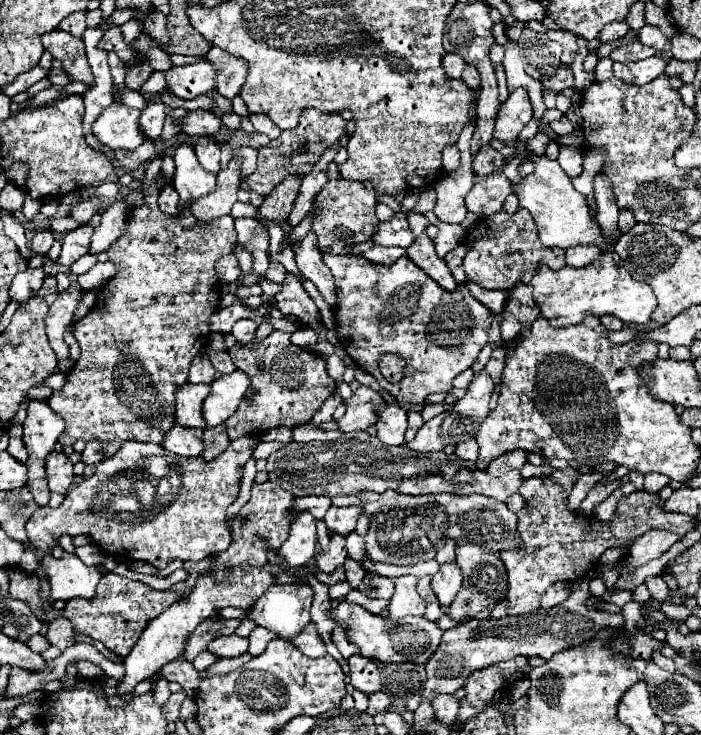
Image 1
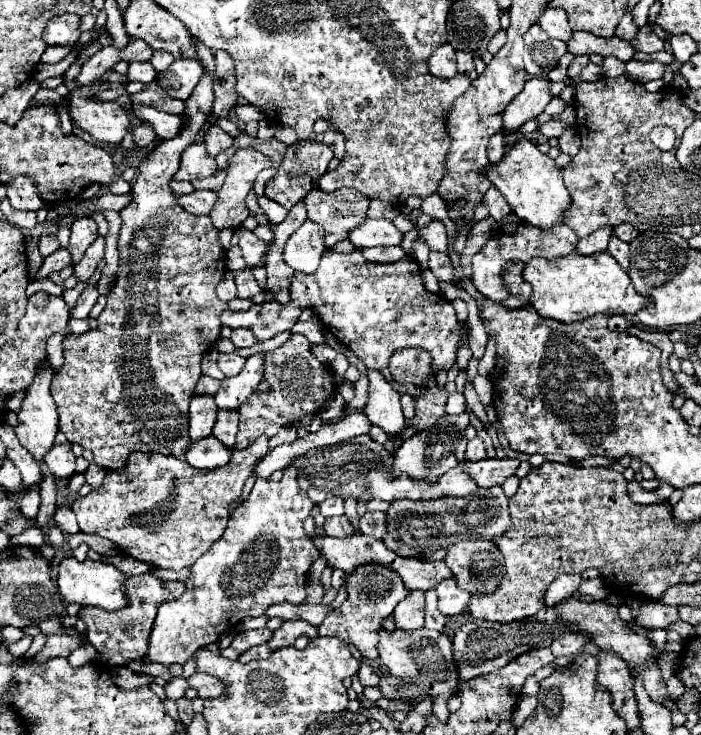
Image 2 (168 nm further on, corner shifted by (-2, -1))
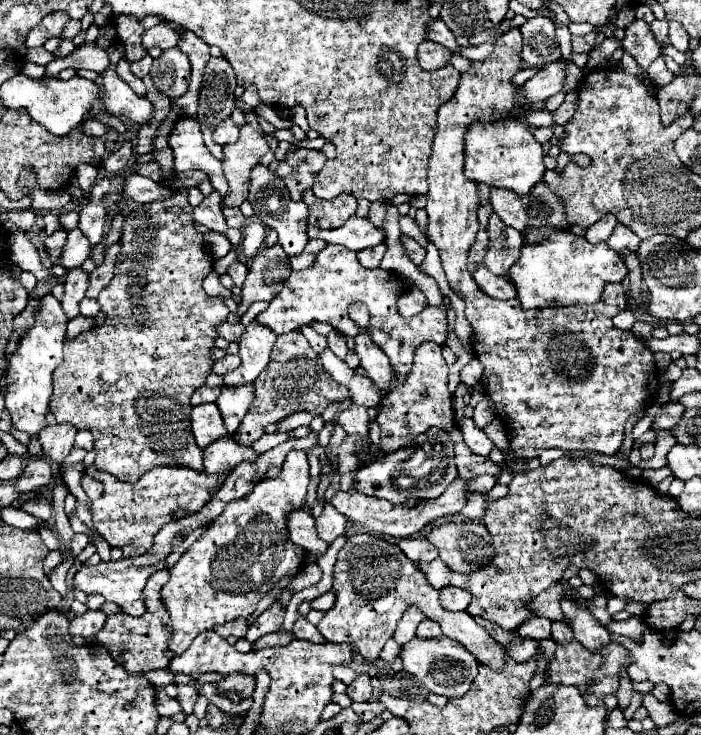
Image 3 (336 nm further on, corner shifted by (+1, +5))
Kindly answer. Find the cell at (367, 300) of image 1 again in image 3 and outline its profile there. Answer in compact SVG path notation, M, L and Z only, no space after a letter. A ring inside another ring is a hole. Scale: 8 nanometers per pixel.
M327 245L323 251L317 253L311 267L301 271L291 271L279 295L269 303L269 307L263 313L255 315L253 321L269 327L275 335L295 331L297 327L307 325L311 321L321 321L321 323L329 323L335 331L355 339L361 333L361 329L349 317L349 305L365 303L371 315L365 333L391 359L391 367L397 375L409 375L415 347L419 347L425 341L437 345L443 345L447 341L447 319L445 319L447 311L445 307L425 305L421 313L417 313L411 319L405 319L399 315L395 307L401 295L403 295L403 281L393 271L381 267L363 269L355 257L355 251L343 245Z

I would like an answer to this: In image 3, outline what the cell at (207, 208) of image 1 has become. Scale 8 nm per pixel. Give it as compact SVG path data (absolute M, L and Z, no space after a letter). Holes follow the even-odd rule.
M245 125L235 143L223 147L223 173L229 183L229 193L223 197L223 207L239 207L247 201L251 169L269 151L267 141L259 129Z

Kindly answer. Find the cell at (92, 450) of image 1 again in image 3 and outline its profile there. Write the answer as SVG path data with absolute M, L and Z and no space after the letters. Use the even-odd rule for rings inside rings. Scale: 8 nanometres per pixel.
M89 473L81 475L81 487L83 487L83 491L87 493L89 499L97 499L99 493L103 493L103 483L99 479L91 477Z

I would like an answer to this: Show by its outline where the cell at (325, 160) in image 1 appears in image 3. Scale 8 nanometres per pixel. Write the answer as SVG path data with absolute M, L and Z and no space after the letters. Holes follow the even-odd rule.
M275 243L273 247L263 247L253 257L253 265L243 283L241 289L243 303L239 305L239 313L229 315L227 321L237 323L239 315L243 315L249 309L249 305L255 301L271 301L279 293L279 287L283 287L283 283L287 281L289 273L291 273L291 265L283 247L279 243Z

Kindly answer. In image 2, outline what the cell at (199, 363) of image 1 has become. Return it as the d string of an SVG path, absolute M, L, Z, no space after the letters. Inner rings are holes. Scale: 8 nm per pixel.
M202 375L200 381L198 381L198 385L196 385L194 395L214 395L218 389L220 389L220 381Z

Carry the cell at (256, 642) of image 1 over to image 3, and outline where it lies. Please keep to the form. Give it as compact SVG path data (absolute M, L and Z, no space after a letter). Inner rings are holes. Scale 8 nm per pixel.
M299 617L297 623L293 625L293 635L297 639L307 639L307 641L313 641L313 643L325 643L323 635L317 631L315 625L311 625L305 617Z

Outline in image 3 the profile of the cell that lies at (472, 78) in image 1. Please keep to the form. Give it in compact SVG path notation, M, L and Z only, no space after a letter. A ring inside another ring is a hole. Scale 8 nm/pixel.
M433 21L433 23L431 23L429 33L427 33L427 39L445 45L453 55L461 55L461 53L459 53L459 47L461 47L461 45L457 43L455 35L449 31L449 27L447 27L443 21Z

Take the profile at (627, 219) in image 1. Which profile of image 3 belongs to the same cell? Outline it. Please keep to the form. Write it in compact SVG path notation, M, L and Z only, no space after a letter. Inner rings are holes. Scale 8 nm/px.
M617 225L615 231L611 233L611 237L607 239L607 245L615 251L625 251L625 249L631 249L631 251L637 251L641 239L629 229L629 227L623 227L623 225Z

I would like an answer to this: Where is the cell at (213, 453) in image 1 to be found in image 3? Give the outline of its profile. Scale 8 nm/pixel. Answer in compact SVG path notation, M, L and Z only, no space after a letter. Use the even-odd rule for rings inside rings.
M253 385L247 387L223 387L221 395L217 397L217 407L221 411L225 429L229 435L235 433L235 429L239 427L241 419L245 417L251 401L253 401Z

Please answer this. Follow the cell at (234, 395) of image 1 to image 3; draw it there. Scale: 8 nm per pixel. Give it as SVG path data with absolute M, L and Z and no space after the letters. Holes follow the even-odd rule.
M249 323L243 339L239 341L241 365L233 373L223 375L223 387L241 387L253 383L269 363L269 353L275 339L277 335L273 331L267 331L267 327L259 327L259 323Z

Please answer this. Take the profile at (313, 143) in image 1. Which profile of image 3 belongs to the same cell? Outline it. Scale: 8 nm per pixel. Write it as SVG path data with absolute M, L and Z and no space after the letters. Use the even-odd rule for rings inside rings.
M297 149L289 159L277 167L277 177L283 179L293 201L299 201L307 189L313 187L317 173L323 169L327 157L319 149Z

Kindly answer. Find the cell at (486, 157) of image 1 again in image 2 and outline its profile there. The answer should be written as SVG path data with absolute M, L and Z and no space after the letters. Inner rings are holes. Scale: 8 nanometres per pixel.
M498 133L490 139L490 145L488 145L488 159L490 163L496 163L504 157L504 151L506 151L506 141L504 141L504 135Z

